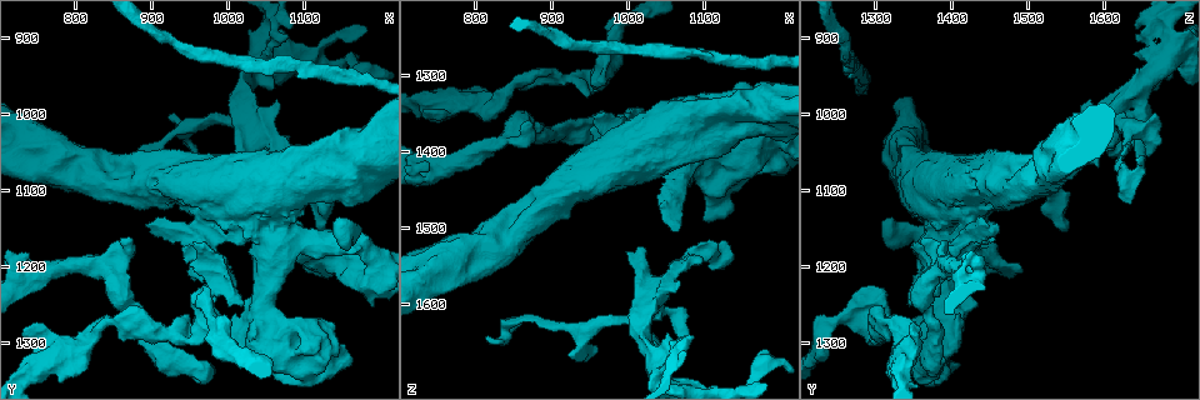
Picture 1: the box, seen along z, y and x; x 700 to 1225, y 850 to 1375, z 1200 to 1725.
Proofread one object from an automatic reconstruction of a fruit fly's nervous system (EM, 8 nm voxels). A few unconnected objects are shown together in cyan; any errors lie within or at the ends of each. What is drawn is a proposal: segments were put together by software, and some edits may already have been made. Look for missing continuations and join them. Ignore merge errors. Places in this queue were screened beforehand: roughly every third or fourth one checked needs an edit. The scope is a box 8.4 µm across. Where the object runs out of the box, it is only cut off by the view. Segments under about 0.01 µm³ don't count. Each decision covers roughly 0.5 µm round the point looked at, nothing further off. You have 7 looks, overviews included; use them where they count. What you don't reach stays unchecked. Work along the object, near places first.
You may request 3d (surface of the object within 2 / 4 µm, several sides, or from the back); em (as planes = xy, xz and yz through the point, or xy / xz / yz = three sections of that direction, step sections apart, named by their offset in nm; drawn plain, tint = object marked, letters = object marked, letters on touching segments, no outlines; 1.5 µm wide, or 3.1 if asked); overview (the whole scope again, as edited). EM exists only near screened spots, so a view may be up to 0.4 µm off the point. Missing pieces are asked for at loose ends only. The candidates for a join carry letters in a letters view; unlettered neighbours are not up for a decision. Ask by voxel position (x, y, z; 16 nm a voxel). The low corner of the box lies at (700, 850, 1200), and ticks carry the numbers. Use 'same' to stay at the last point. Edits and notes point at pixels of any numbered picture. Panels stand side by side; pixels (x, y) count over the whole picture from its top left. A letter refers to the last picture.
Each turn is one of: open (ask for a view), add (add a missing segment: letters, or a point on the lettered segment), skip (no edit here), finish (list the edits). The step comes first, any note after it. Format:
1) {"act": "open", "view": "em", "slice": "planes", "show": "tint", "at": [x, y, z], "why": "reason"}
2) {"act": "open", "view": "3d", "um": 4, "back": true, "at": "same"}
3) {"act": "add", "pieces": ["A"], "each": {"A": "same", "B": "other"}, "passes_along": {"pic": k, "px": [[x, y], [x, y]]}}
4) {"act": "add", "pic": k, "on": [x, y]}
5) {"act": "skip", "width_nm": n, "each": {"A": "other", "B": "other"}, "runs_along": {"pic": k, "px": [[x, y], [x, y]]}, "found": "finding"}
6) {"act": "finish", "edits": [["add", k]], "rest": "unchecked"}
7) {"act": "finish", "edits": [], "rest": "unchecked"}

{"act": "open", "view": "3d", "um": 2, "at": [815, 1055, 1645], "why": "an open end"}

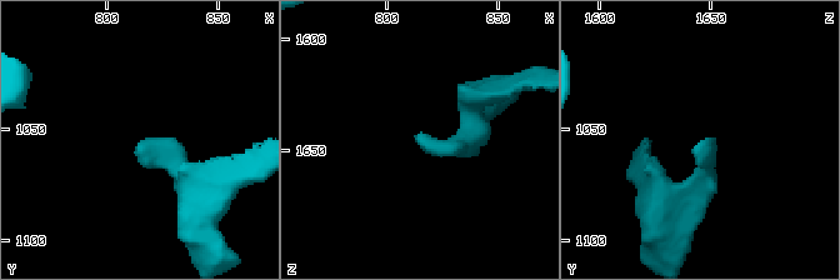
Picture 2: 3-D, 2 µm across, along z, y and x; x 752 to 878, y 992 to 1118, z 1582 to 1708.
{"act": "open", "view": "em", "slice": "planes", "show": "letters", "at": [815, 1055, 1645], "why": "need the tissue"}

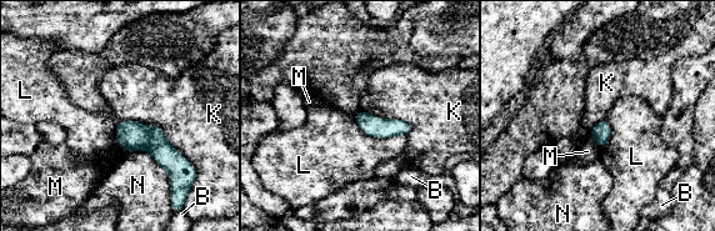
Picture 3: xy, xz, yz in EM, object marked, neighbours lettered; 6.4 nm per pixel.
{"act": "skip", "width_nm": 120, "each": {"B": "other", "K": "other", "L": "other", "M": "other", "N": "other"}, "border": {"pic": 3, "px": [[119, 120], [156, 126], [194, 166]]}, "found": "no lettered segment goes on from it"}

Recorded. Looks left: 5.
{"act": "open", "view": "em", "slice": "xy", "step": 4, "show": "tint", "at": [955, 1055, 1660], "why": "branch stops here"}

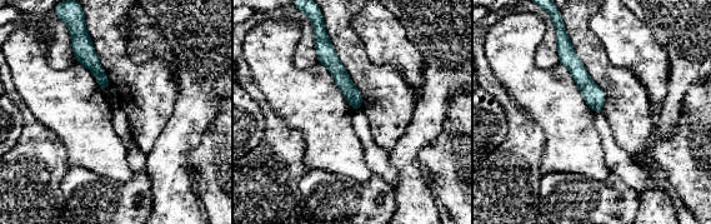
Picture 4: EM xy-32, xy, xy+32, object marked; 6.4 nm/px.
{"act": "open", "view": "em", "slice": "xy", "step": 4, "show": "letters", "at": "same"}

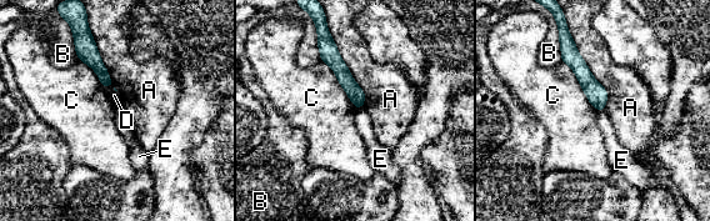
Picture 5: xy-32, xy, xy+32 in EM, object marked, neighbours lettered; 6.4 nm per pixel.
{"act": "skip", "each": {"A": "other", "B": "other", "C": "other", "D": "other", "E": "other"}, "border": {"pic": 5, "px": [[561, 61], [599, 111]]}, "found": "none of them fits"}

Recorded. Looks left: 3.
{"act": "open", "view": "3d", "um": 4, "at": [870, 1165, 1360], "why": "branch stops here"}

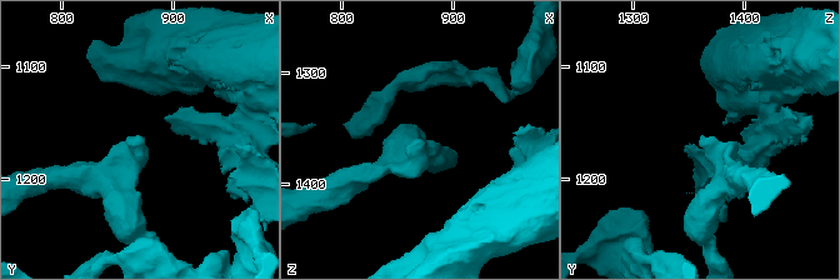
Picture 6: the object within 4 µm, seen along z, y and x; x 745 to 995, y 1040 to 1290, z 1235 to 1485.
{"act": "open", "view": "em", "slice": "planes", "show": "letters", "at": [868, 1162, 1362]}

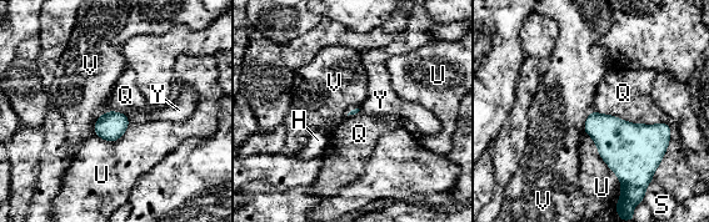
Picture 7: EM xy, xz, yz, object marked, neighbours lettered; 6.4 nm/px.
{"act": "skip", "each": {"H": "other", "Q": "other", "S": "other", "U": "other", "V": "other", "Y": "other"}, "border": {"pic": 7, "px": [[668, 122], [670, 141], [652, 175]]}, "found": "none of them fits"}

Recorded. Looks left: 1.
{"act": "finish", "edits": [], "rest": "unchecked"}

